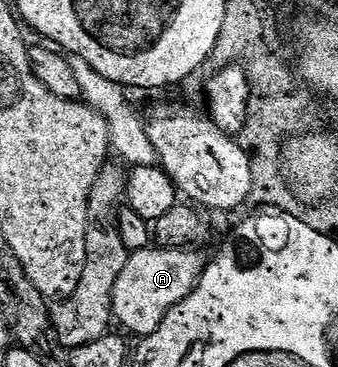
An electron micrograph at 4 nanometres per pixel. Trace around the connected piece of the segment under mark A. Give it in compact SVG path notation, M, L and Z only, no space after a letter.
M150 246L137 248L123 266L123 274L119 274L119 282L113 287L113 315L116 323L126 328L126 333L134 332L137 338L151 335L163 322L166 312L171 311L183 298L187 298L193 287L199 282L201 273L204 272L207 263L206 257L201 257L197 250L188 248L158 248Z

